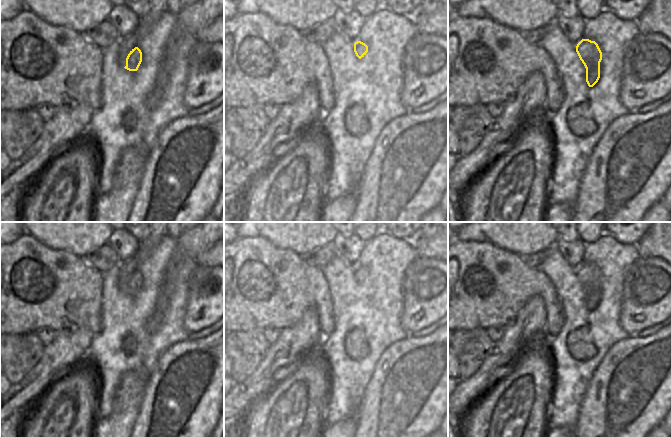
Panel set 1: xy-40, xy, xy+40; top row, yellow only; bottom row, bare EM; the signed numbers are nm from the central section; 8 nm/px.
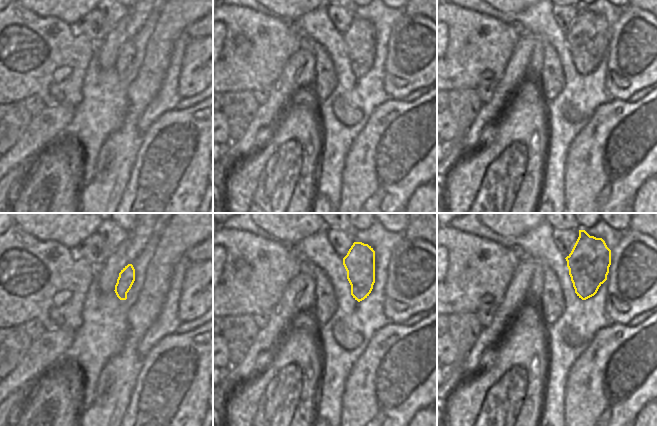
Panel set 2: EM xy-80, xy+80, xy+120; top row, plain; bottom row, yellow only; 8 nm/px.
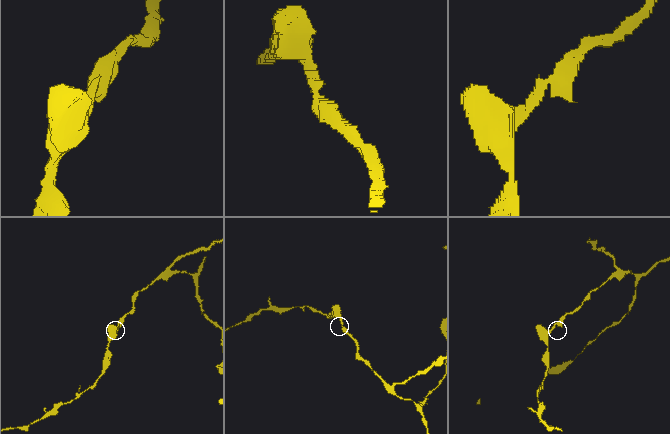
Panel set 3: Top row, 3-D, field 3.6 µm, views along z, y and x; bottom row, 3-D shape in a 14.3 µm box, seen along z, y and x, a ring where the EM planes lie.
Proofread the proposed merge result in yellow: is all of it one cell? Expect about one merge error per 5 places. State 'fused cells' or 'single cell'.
single cell

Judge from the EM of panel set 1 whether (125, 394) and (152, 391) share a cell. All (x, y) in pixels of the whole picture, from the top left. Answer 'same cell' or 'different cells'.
different cells

